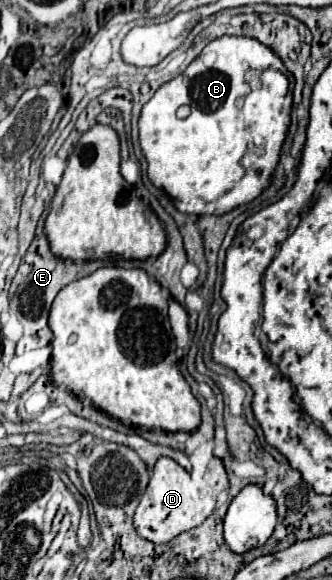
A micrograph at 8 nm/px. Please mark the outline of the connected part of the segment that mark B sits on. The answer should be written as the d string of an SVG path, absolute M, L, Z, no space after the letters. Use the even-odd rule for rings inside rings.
M222 36L222 38L216 38L212 42L206 44L206 48L202 50L202 54L180 74L176 76L174 80L166 82L164 86L160 86L156 90L156 94L150 98L150 102L144 104L142 108L142 114L140 114L140 120L138 120L138 128L140 128L140 148L142 148L142 154L148 162L148 178L150 182L156 186L156 188L162 188L172 200L174 200L174 206L178 212L182 214L226 214L230 210L234 210L236 206L242 206L242 204L248 204L252 202L256 196L260 196L268 186L270 186L270 180L272 180L272 174L278 166L278 158L280 158L280 152L282 152L282 146L284 146L284 140L288 136L288 128L290 128L290 112L292 112L292 74L288 74L284 62L280 62L280 58L276 58L276 54L272 50L268 50L268 46L256 42L254 38L246 38L246 36ZM182 104L188 104L192 108L192 114L184 120L178 120L176 118L176 110L182 106Z

